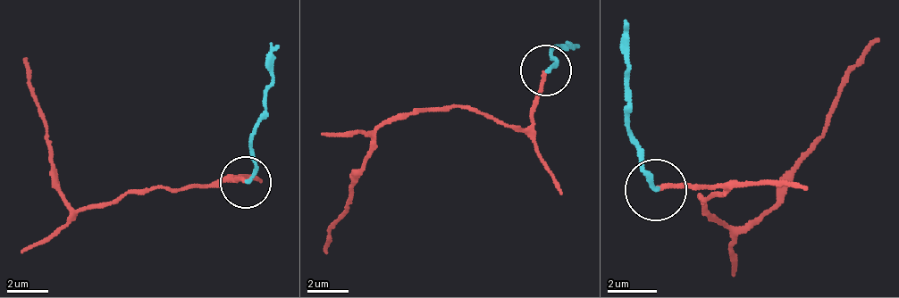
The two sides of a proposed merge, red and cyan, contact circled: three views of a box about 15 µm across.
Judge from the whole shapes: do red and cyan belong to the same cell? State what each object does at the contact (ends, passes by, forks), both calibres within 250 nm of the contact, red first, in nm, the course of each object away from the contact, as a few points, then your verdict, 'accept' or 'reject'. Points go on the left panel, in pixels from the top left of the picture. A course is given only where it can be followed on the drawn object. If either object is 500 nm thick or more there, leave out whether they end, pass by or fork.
red ends; cyan ends; calibres 170 and 190 nm; course red (247, 181), (180, 191), (124, 191), (73, 211), (58, 191), (53, 140), (32, 89), (28, 59); course cyan (247, 181), (277, 44); accept

